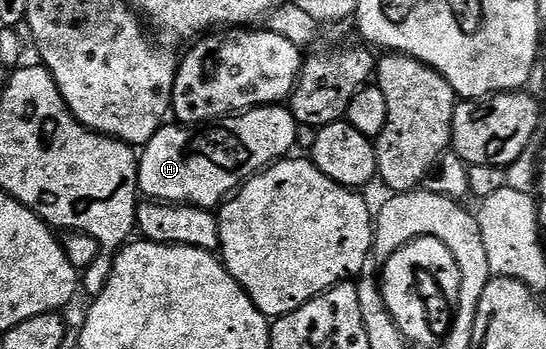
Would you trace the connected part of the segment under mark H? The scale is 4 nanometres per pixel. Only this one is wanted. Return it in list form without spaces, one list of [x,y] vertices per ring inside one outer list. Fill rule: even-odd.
[[[266,104],[264,108],[225,116],[210,126],[200,127],[196,136],[191,136],[190,127],[167,122],[141,148],[140,193],[151,202],[218,209],[250,176],[256,176],[277,160],[290,157],[294,153],[291,151],[296,151],[300,127],[290,107],[283,104]]]

